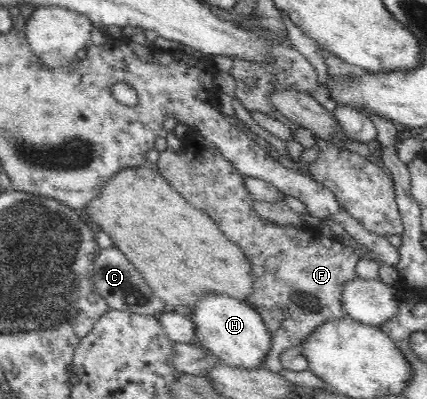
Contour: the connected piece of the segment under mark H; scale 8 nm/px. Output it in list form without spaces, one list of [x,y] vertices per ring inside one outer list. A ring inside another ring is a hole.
[[[209,293],[209,295],[203,295],[192,307],[190,318],[195,324],[195,339],[200,342],[202,347],[211,350],[222,362],[241,369],[262,368],[262,361],[267,355],[267,351],[271,349],[272,334],[267,331],[260,312],[247,302],[227,295]]]

